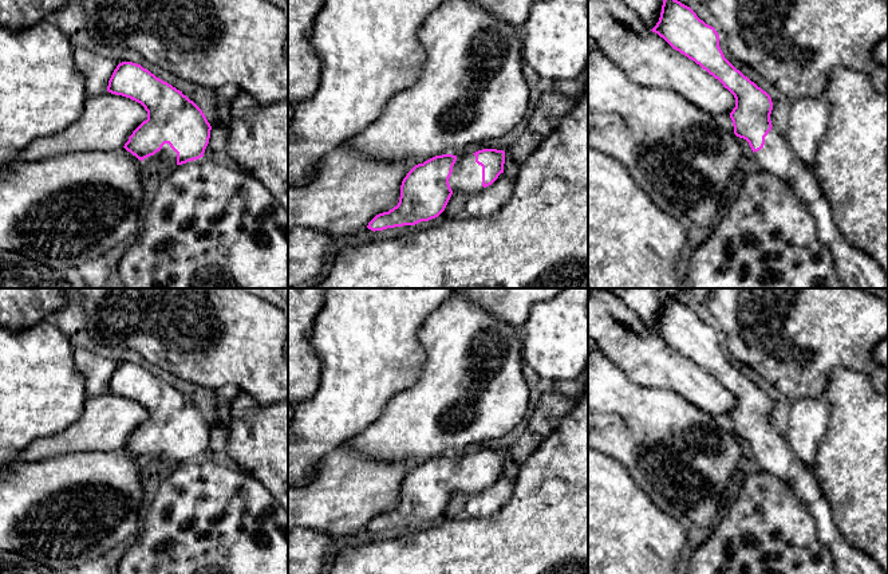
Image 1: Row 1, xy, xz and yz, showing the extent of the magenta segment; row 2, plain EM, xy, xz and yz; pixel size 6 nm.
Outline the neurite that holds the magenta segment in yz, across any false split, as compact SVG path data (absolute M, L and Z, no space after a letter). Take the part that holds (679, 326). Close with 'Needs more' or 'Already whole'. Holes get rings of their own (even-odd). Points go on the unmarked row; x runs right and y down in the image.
M666 295L659 322L651 331L734 396L735 408L730 413L734 435L749 443L759 469L785 480L806 504L816 520L820 542L833 557L836 574L885 574L877 562L840 532L820 488L816 468L805 467L786 437L773 428L770 396L725 358L715 329L700 321L690 307Z. Needs more

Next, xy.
M133 362L117 366L107 392L138 402L147 412L147 420L123 447L138 460L155 456L169 465L182 465L204 457L212 426L182 392Z. Needs more

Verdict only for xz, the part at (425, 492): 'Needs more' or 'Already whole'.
Needs more

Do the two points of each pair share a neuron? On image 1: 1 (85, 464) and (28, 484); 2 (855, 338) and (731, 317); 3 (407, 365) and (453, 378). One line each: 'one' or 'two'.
1: one
2: one
3: two

